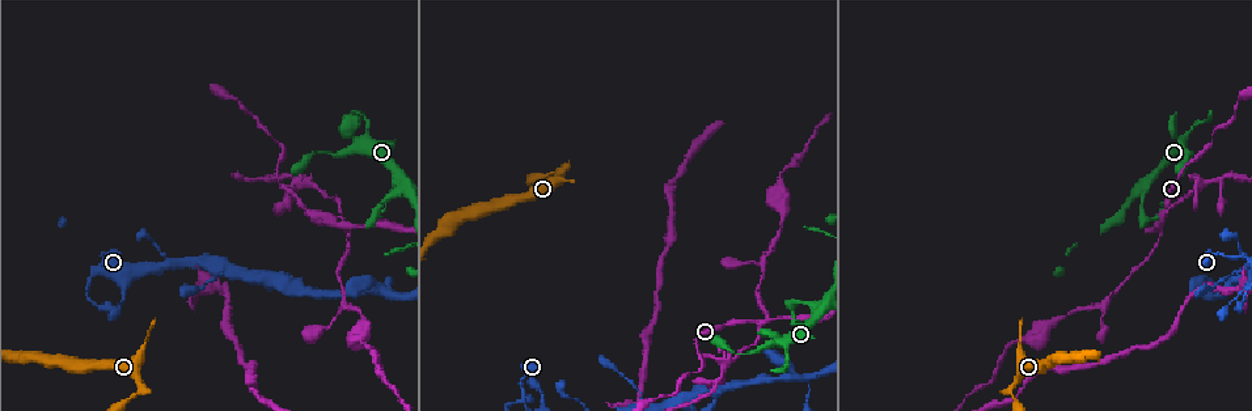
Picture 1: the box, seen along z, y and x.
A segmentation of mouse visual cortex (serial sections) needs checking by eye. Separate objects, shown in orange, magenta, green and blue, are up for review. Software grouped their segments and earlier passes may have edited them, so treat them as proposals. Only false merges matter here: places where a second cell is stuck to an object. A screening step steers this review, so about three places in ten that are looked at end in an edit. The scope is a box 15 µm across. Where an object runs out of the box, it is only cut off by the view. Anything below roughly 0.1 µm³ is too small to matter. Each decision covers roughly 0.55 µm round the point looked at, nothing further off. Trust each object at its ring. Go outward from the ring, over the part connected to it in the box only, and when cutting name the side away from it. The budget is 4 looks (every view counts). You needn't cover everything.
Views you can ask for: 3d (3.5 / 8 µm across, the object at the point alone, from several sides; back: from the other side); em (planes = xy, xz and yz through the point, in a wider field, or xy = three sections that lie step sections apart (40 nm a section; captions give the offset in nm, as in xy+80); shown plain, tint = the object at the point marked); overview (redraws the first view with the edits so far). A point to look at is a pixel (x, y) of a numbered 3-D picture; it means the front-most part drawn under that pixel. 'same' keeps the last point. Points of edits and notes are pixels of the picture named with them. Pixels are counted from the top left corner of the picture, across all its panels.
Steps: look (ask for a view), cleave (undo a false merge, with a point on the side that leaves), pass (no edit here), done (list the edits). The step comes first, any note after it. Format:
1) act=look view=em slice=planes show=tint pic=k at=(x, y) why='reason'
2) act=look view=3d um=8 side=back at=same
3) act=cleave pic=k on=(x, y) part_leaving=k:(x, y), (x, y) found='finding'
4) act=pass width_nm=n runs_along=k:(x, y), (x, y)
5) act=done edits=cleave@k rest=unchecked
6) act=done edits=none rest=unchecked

act=look view=3d um=3.5 pic=1 at=(293, 284) why='arms part here'

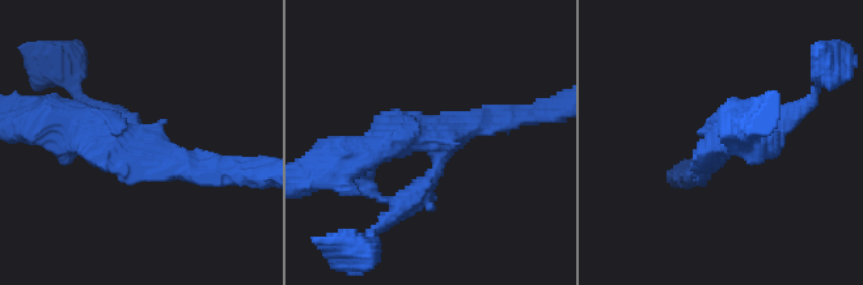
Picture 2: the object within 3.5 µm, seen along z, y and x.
act=pass arm_widths_nm=250,250,400 runs_along=2:(66, 123), (219, 174) found='one cell here'

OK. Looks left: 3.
act=look view=3d um=3.5 pic=1 at=(751, 322) why='sharp bend'

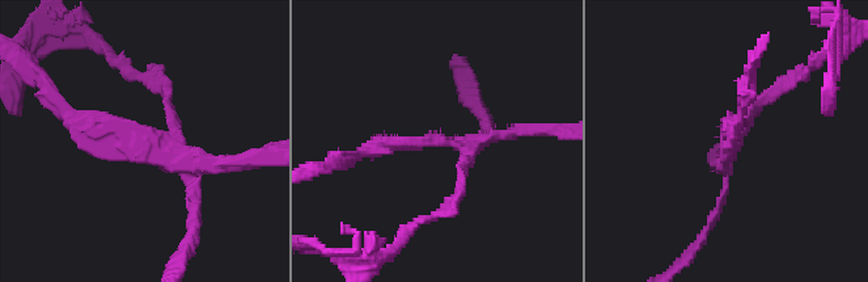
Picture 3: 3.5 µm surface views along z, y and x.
act=look view=em slice=planes show=tint pic=3 at=(437, 140) arms=3 arm_widths_nm=150,150,200 why='now the EM'

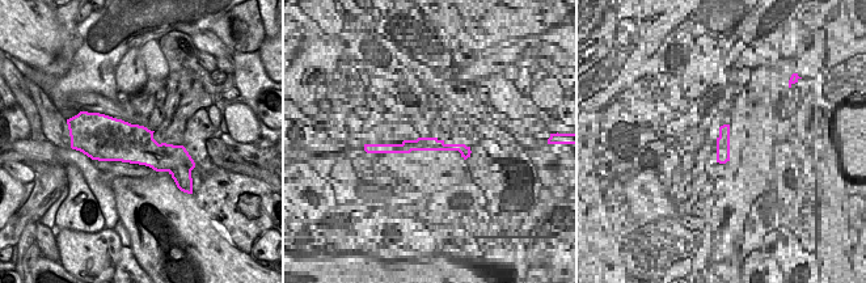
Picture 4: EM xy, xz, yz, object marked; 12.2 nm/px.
act=cleave pic=3 on=(767, 95) part_leaving=3:(168, 155), (199, 203), (180, 256) found='a second cell is stuck on'

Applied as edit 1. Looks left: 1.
act=done edits=cleave@3 rest=unchecked

